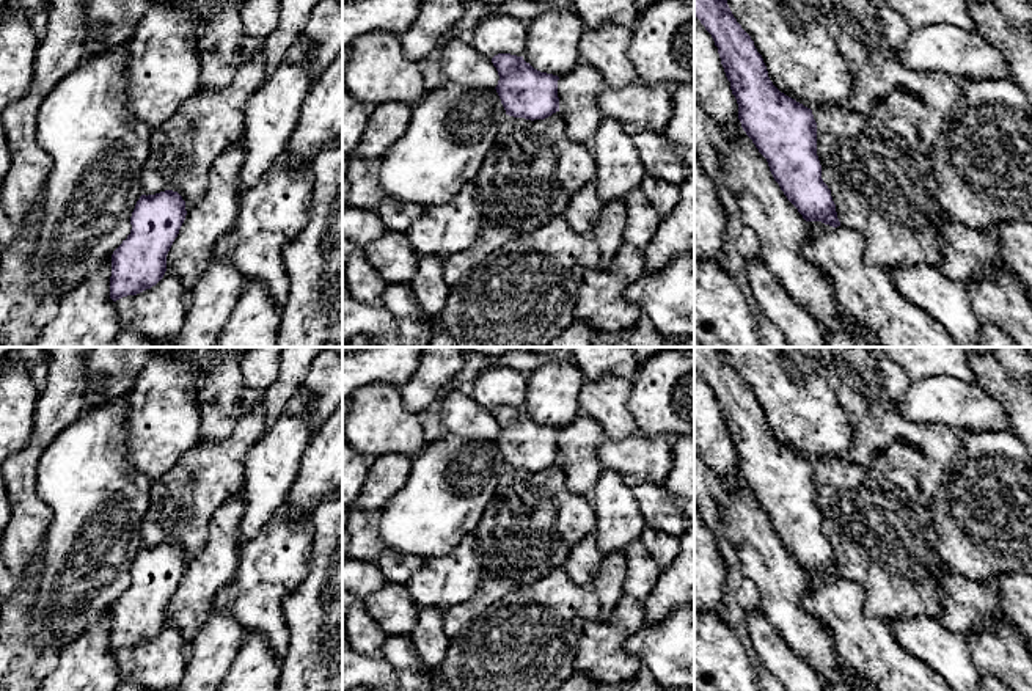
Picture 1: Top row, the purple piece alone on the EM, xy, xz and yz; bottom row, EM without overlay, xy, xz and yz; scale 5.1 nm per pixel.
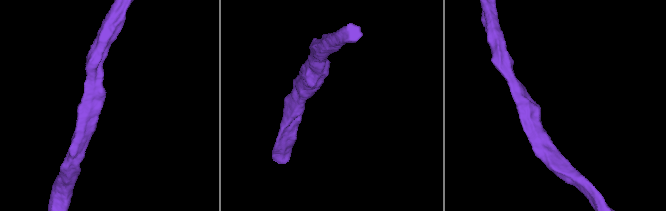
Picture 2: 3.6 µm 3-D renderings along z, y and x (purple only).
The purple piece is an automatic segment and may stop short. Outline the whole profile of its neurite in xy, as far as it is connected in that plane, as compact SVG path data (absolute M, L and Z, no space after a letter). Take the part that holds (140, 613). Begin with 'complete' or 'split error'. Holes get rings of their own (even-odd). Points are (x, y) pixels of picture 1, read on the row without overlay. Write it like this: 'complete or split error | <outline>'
complete | M177 543L140 548L130 569L130 586L112 606L113 653L151 641L163 630L167 606L185 567L185 553Z

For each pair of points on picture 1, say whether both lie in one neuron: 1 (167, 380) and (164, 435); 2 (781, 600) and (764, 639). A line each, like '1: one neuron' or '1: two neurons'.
1: one neuron
2: two neurons

